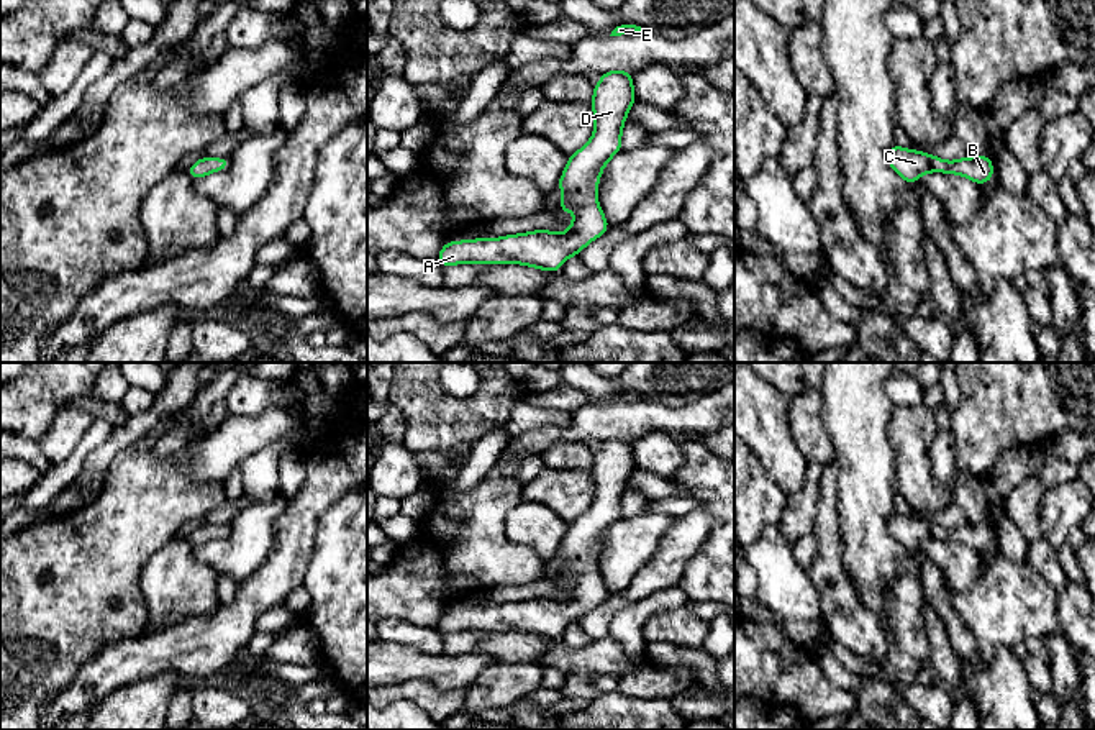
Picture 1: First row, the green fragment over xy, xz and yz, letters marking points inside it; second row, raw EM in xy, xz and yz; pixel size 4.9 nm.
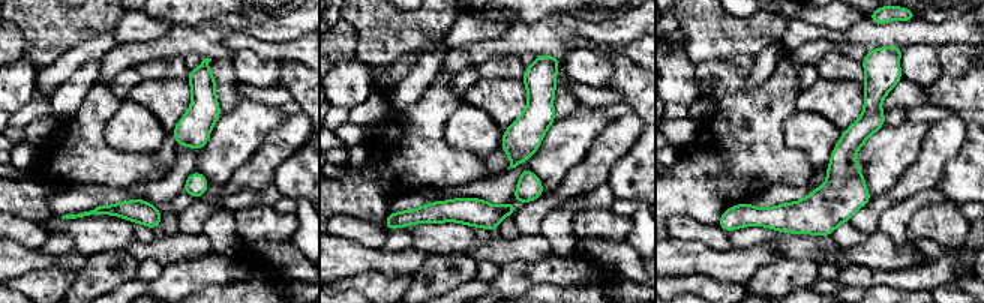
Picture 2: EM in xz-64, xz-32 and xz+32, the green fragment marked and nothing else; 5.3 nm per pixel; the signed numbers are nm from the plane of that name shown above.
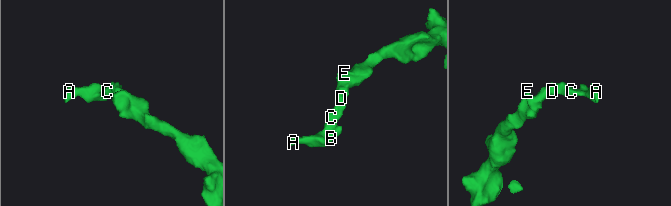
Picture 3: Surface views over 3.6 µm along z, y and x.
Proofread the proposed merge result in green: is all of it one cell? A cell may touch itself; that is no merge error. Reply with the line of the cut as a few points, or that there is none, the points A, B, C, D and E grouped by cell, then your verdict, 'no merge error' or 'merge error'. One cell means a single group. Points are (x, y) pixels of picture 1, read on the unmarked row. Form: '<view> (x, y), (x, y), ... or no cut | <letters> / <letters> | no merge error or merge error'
no cut | A B C D E | no merge error

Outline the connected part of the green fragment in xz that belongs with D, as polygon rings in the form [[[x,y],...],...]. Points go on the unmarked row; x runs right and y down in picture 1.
[[[633,438],[603,440],[593,453],[592,477],[595,495],[590,509],[569,523],[557,550],[564,559],[559,581],[575,577],[566,600],[534,597],[529,600],[500,604],[495,607],[448,609],[436,628],[443,633],[474,632],[525,632],[556,640],[570,623],[608,595],[597,568],[597,554],[605,532],[621,518],[621,499],[631,472],[636,469]]]

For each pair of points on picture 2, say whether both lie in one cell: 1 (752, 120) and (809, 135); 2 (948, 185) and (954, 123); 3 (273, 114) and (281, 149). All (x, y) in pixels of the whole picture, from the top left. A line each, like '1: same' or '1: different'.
1: different
2: different
3: different

